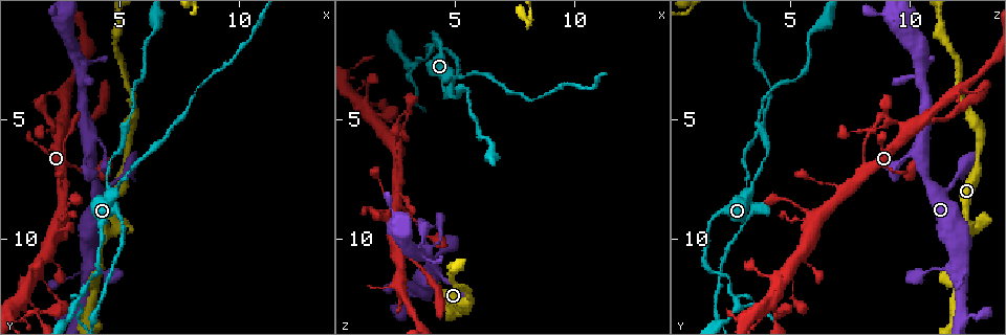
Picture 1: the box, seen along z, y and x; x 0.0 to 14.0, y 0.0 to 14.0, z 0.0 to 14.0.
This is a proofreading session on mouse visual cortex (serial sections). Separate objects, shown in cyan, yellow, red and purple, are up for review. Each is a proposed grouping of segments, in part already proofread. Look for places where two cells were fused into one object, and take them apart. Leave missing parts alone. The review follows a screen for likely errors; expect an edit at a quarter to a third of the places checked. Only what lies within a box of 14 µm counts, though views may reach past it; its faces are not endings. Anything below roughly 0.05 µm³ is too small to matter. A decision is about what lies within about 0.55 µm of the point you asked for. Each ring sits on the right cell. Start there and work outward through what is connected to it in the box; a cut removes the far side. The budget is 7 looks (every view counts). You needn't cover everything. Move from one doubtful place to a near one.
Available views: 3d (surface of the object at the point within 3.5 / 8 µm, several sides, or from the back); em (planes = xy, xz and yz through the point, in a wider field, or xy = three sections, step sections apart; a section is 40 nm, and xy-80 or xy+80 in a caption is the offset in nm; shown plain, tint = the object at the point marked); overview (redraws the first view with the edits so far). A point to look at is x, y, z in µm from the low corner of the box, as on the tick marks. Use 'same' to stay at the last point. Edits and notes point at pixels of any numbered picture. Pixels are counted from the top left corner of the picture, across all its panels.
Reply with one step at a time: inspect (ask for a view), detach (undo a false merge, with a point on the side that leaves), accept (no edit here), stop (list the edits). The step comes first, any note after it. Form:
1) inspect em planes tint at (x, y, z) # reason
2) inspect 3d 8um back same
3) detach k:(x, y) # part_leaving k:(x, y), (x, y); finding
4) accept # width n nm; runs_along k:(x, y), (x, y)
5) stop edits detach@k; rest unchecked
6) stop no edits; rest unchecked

inspect 3d 8um at (5.1, 7.7, 3.1) # a narrow waist

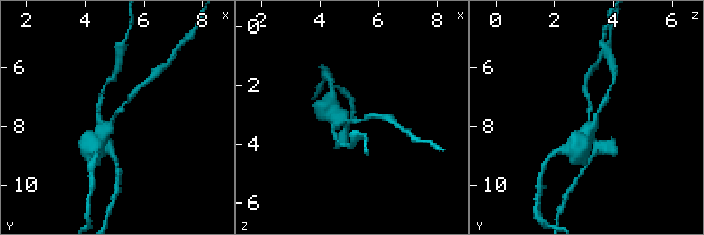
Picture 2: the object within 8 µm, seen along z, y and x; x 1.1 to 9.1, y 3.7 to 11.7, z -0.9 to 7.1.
inspect 3d 3.5um at (5.1, 7.6, 3.2) # closer look

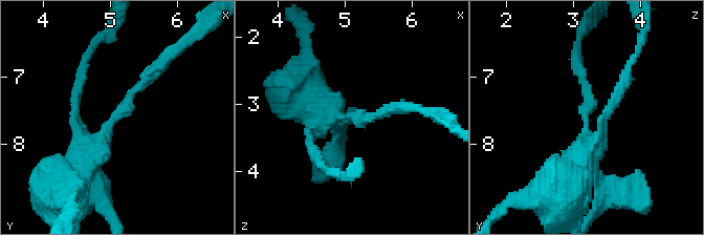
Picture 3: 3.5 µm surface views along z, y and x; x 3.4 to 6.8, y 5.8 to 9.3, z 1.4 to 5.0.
detach 3:(76, 101) # arm_widths 150, 450 nm; part_leaving 3:(82, 133), (75, 91), (89, 54); two cells meet here

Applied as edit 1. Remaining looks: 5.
inspect overview

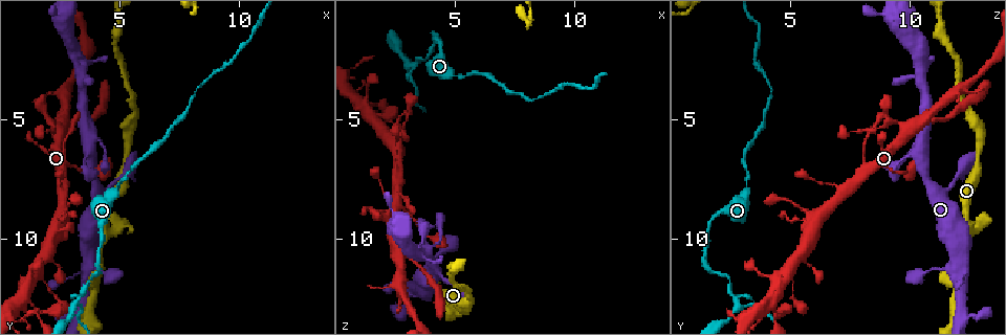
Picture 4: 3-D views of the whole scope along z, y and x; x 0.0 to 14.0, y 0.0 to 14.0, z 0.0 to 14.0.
inspect 3d 3.5um at (1.0, 12.9, 4.3)

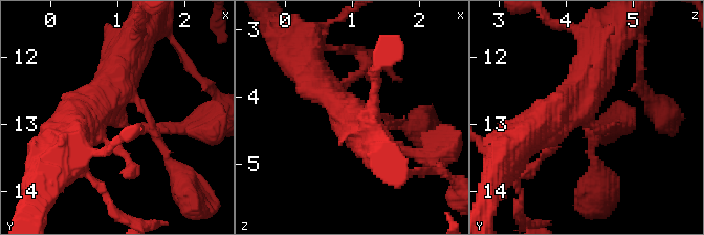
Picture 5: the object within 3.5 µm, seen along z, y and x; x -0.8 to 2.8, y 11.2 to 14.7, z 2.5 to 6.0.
accept # arms 4; runs_along 5:(611, 39), (568, 107), (532, 129); all the same cell

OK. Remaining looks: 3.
inspect 3d 8um at (3.1, 12.8, 2.8) # arms part here

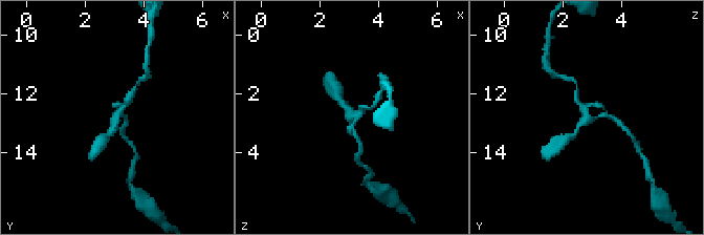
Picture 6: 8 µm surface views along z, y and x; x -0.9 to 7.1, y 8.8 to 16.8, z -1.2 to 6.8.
inspect 3d 3.5um at (3.1, 12.8, 2.8)

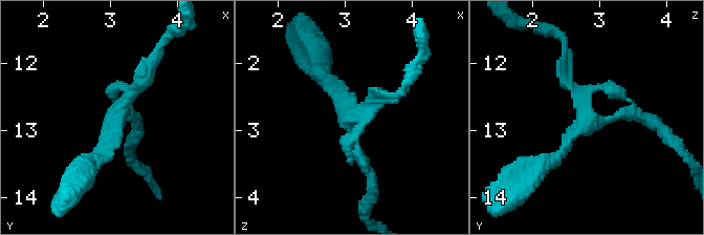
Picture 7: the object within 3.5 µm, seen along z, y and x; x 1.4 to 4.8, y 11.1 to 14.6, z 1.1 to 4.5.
inspect em xy step 1 tint at (3.05, 12.85, 2.80) # arms 3; arm_widths 150, 200, 200 nm

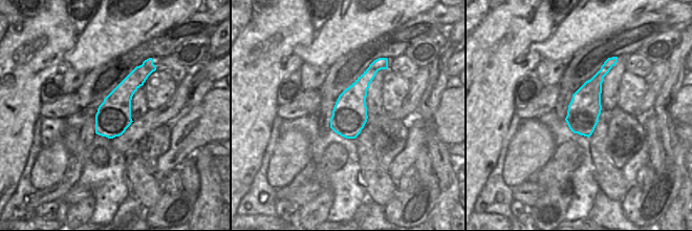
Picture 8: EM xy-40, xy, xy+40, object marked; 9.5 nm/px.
accept # runs_along 7:(149, 65), (88, 165); all the same cell

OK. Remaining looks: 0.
stop edits detach@3; rest unchecked

